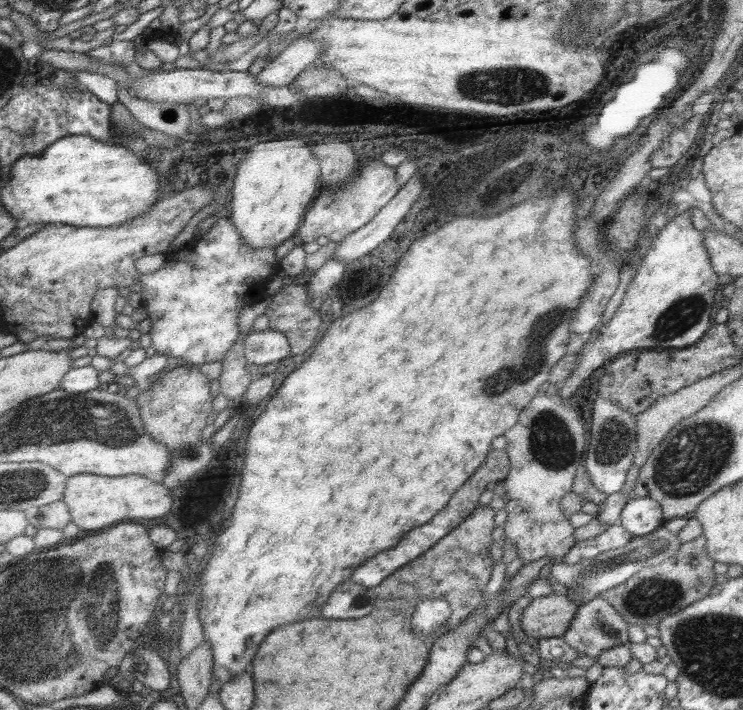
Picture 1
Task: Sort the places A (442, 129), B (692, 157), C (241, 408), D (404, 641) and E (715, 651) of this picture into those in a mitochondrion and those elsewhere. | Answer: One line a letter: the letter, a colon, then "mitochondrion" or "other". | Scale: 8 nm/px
A: other
B: other
C: other
D: other
E: mitochondrion

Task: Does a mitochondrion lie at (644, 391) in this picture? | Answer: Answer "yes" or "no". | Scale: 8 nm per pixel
yes

